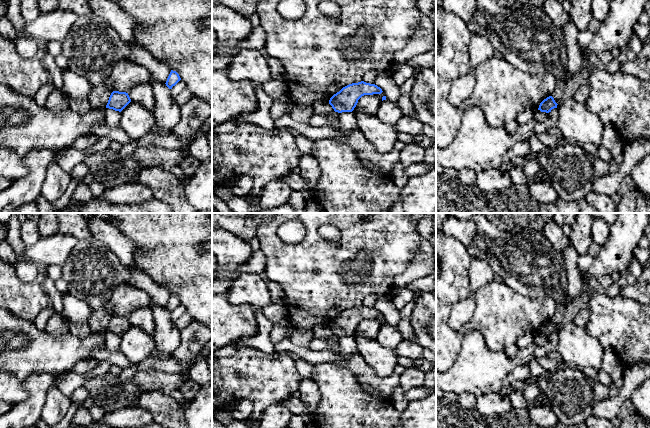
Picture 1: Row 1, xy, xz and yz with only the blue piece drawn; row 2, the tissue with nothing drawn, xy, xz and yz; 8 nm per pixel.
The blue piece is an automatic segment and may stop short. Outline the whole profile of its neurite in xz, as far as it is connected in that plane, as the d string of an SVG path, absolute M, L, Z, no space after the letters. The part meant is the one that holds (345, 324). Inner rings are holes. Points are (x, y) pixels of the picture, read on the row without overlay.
M364 305L352 307L334 318L330 322L329 328L335 336L352 336L362 320L381 318L382 316L382 313L375 308L366 307Z

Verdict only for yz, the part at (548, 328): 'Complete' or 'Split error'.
Complete

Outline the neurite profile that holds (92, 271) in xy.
M95 237L78 239L67 260L61 265L62 278L68 284L68 293L84 301L93 311L93 320L88 323L92 331L106 331L111 315L105 305L113 292L125 283L133 267L124 266L117 256Z

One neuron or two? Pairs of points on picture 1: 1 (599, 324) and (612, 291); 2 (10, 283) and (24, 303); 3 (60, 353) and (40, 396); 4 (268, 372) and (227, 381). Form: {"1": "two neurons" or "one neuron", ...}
{"1": "two neurons", "2": "one neuron", "3": "two neurons", "4": "one neuron"}

